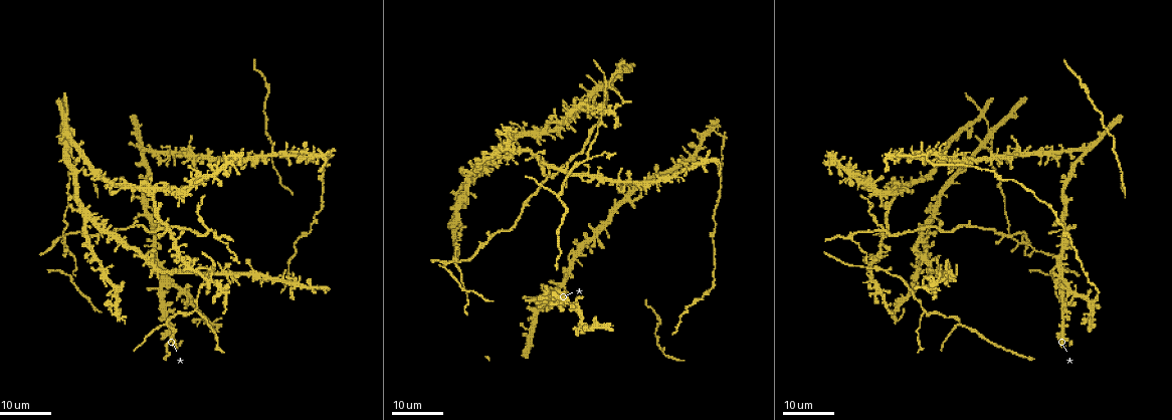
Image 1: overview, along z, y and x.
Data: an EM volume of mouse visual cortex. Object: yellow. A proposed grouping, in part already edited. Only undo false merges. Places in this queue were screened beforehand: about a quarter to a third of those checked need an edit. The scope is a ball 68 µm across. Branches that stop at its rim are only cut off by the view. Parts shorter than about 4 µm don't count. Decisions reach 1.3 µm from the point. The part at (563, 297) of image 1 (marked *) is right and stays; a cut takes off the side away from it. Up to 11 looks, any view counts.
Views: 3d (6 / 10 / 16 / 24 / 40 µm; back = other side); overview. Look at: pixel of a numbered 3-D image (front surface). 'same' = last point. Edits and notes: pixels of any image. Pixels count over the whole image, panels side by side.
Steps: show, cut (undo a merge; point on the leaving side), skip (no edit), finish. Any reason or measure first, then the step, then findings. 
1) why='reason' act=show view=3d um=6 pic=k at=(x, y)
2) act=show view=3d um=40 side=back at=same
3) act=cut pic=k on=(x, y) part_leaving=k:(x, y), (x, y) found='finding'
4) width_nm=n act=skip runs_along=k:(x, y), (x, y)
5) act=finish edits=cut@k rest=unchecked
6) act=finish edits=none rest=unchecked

why='branch point' act=show view=3d um=24 pic=1 at=(962, 323)

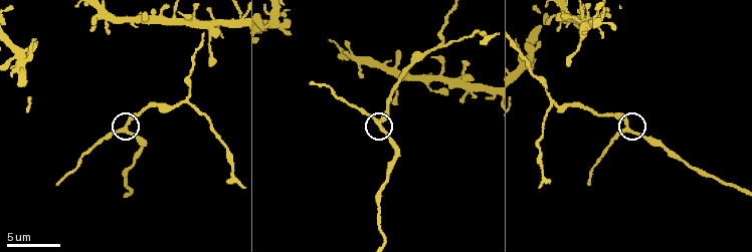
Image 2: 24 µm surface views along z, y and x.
act=show view=3d um=6 pic=2 at=(124, 127)

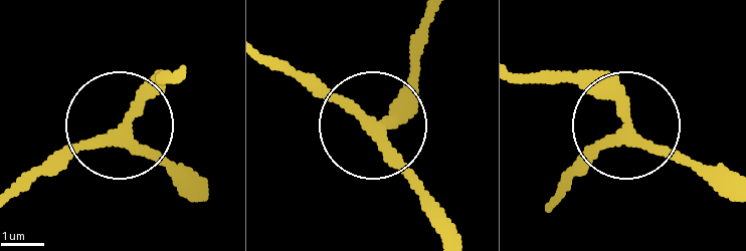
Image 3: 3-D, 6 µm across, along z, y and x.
why='from behind' act=show view=3d um=6 side=back pic=3 at=(626, 125)

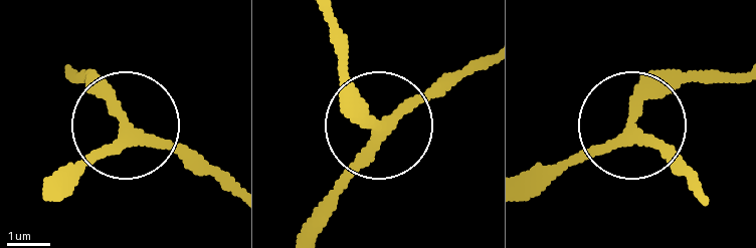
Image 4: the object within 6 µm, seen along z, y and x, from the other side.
act=skip found='one cell here'

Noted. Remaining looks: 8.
why='arms part here' act=show view=3d um=16 pic=1 at=(457, 259)

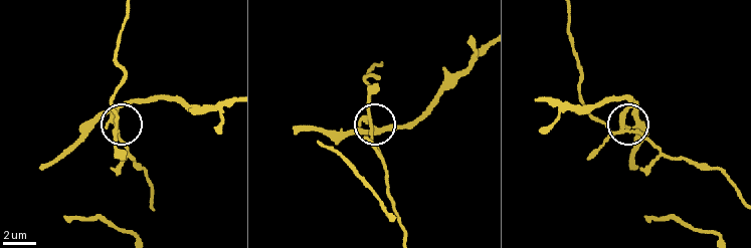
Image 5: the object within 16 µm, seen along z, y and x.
why='zoom in' act=show view=3d um=10 pic=5 at=(623, 126)

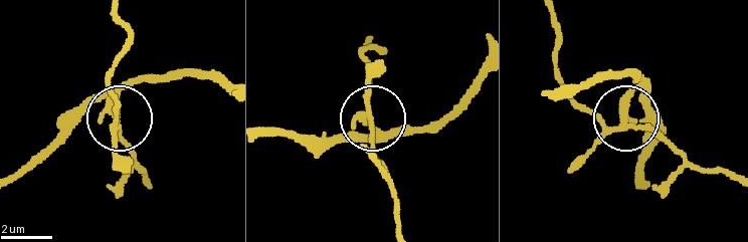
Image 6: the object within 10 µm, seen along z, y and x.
act=show view=3d um=6 pic=6 at=(625, 120)

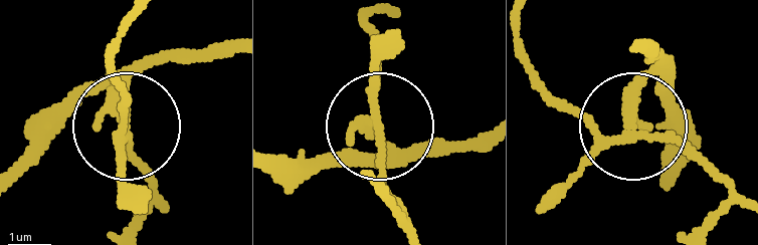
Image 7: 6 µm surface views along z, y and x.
act=cut pic=7 on=(661, 72) part_leaving=7:(374, 119), (417, 152), (483, 138) found='two cells meet here'

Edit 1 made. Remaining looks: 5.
act=show view=overview

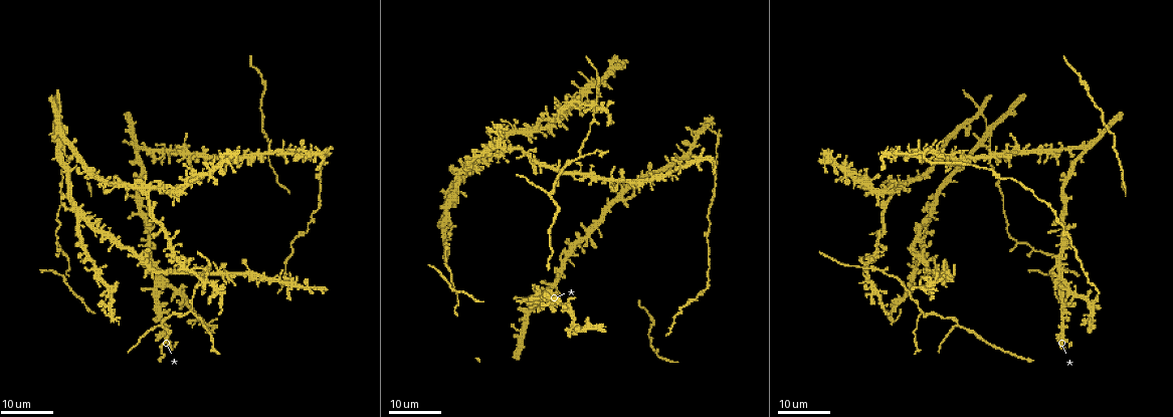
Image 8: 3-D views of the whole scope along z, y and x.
act=show view=3d um=24 pic=8 at=(1001, 155)

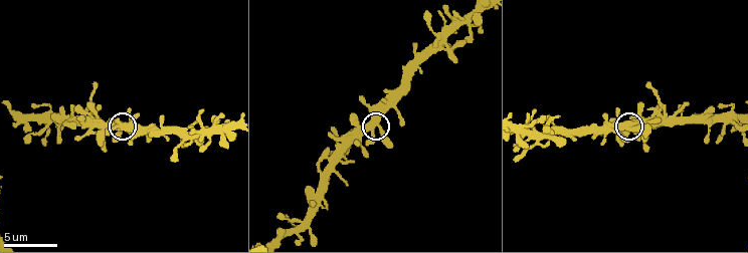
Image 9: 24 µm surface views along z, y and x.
act=show view=3d um=6 pic=9 at=(629, 129)

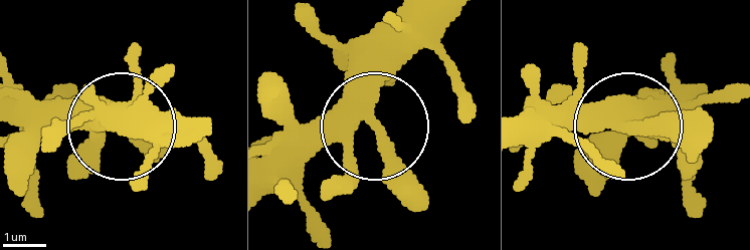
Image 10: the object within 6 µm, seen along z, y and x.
arms=4 act=skip found='one cell here'

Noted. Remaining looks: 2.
why='three arms meet' act=show view=3d um=24 pic=8 at=(591, 112)

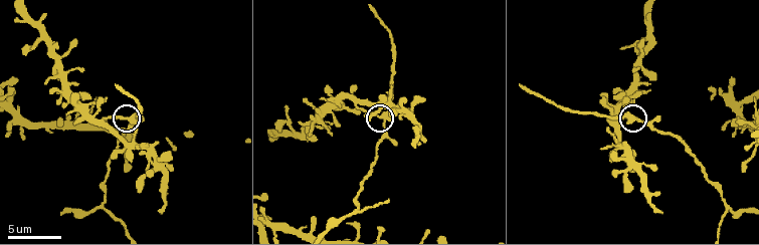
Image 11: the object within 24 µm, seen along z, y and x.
act=show view=3d um=6 pic=11 at=(126, 118)

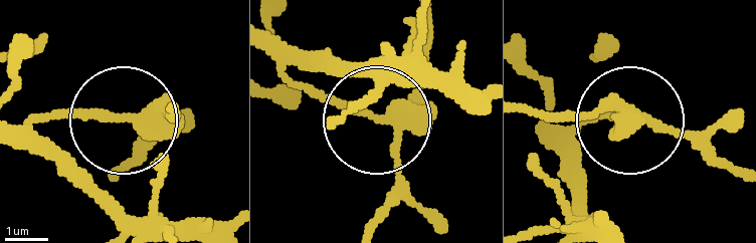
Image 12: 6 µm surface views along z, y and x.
act=skip runs_along=12:(738, 176), (608, 110), (558, 117) found='one cell here'

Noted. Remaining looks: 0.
act=finish edits=cut@7 rest=unchecked

